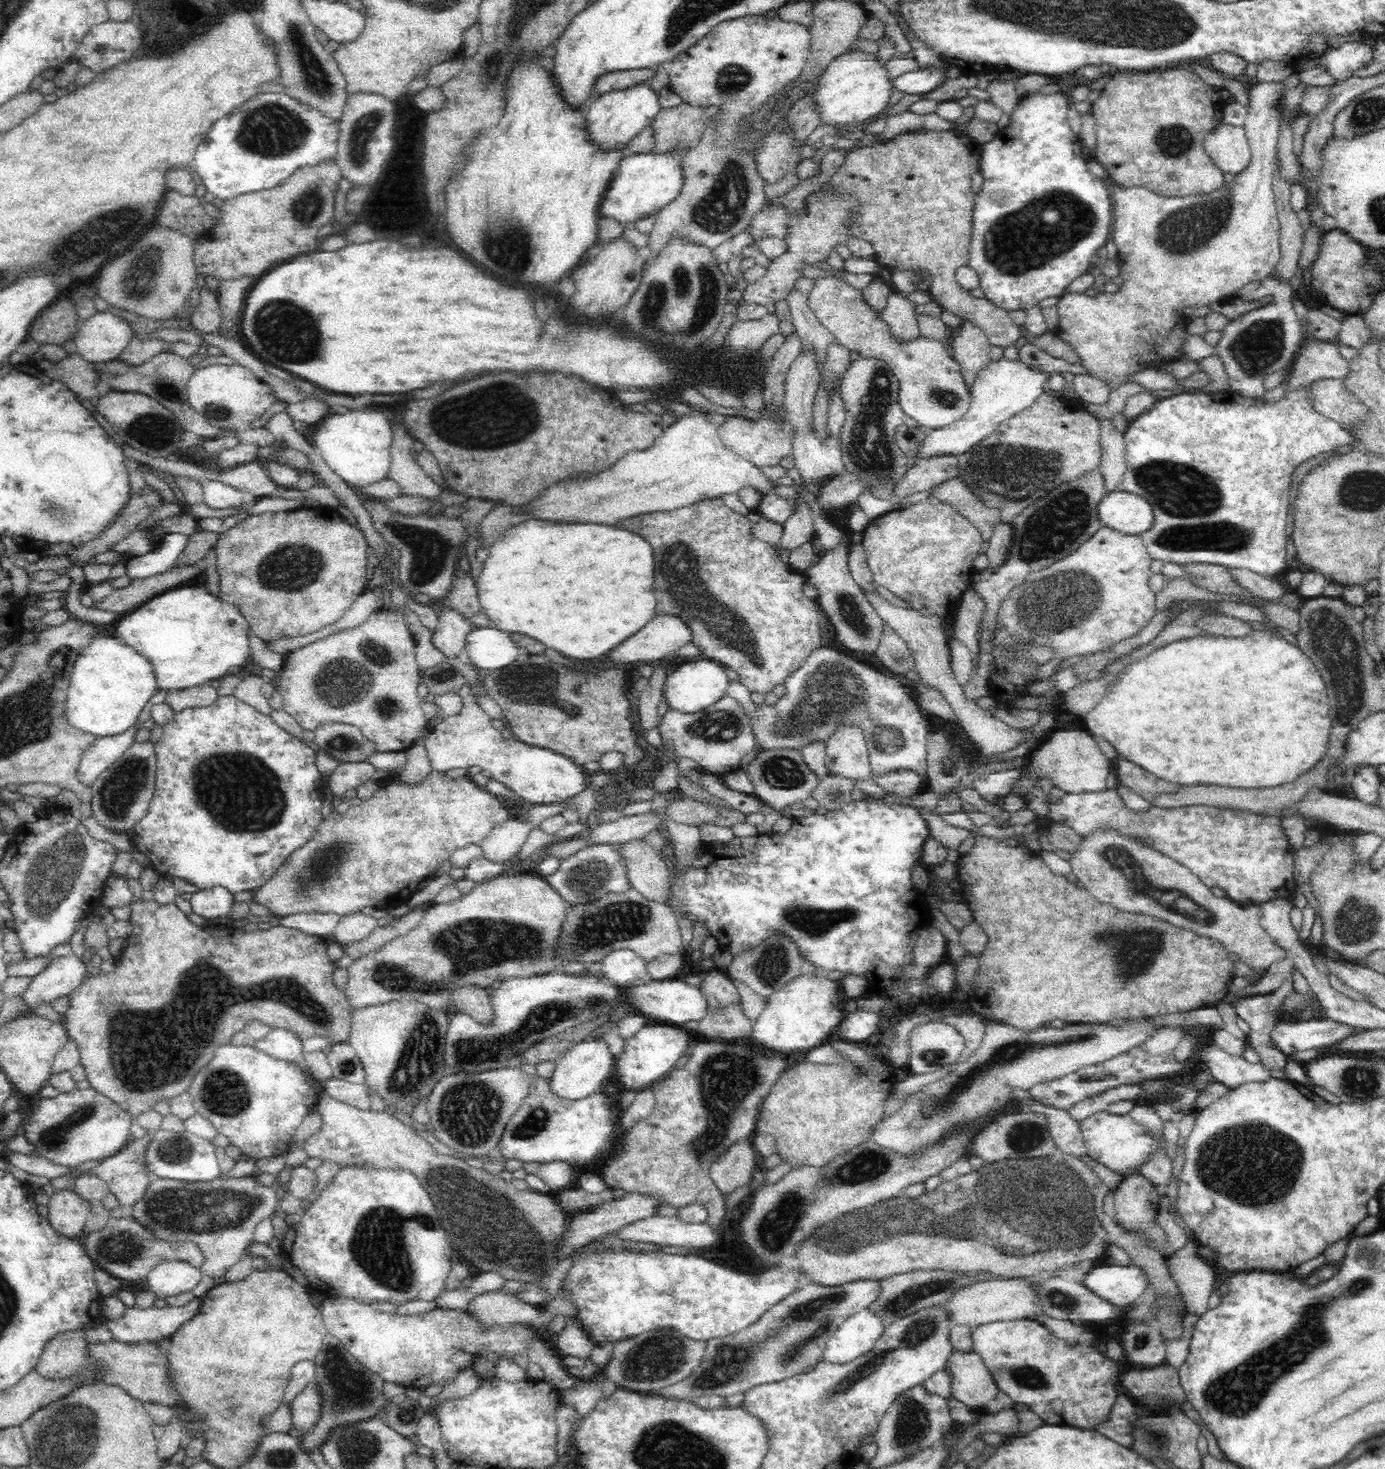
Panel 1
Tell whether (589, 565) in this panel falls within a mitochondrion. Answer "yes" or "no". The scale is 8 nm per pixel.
no

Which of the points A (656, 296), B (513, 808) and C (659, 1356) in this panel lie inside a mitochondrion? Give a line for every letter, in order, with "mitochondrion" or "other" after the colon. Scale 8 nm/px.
A: mitochondrion
B: other
C: mitochondrion

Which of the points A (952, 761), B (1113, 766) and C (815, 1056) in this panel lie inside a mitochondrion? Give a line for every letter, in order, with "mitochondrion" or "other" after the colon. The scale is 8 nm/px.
A: mitochondrion
B: other
C: other

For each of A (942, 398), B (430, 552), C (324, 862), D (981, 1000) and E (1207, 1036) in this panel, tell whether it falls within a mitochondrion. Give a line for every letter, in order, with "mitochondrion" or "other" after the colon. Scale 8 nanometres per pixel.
A: mitochondrion
B: mitochondrion
C: mitochondrion
D: other
E: other

